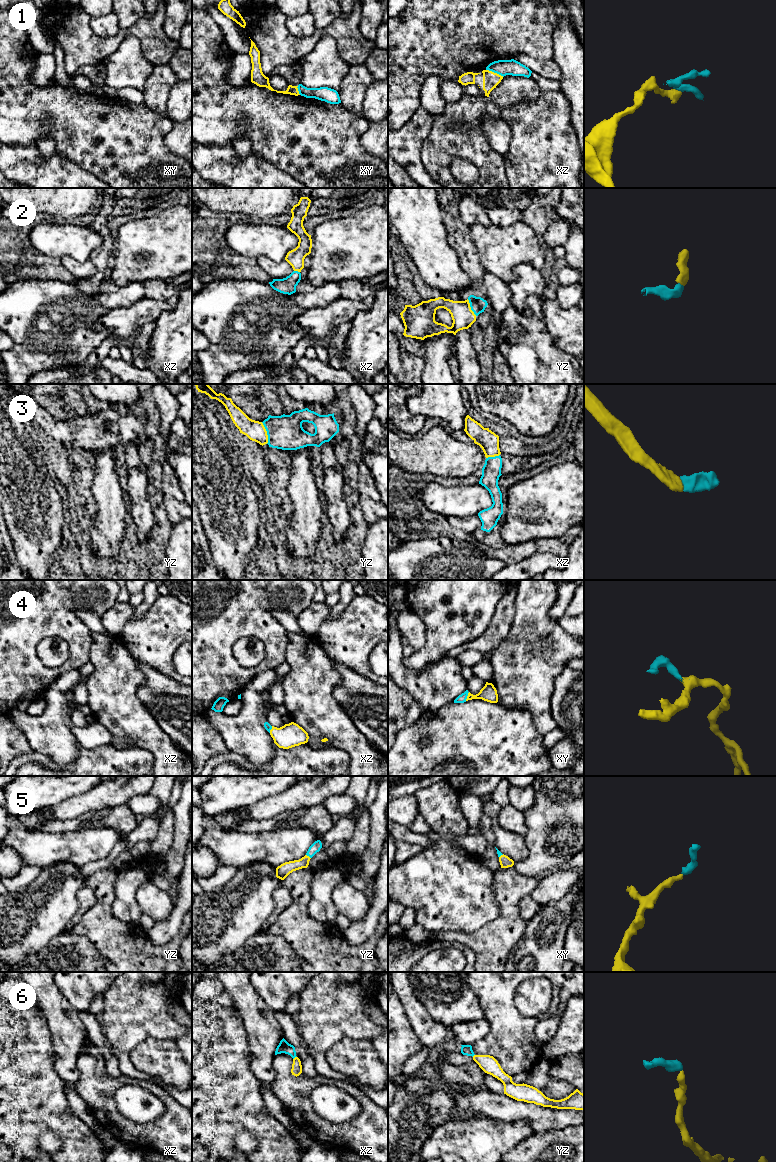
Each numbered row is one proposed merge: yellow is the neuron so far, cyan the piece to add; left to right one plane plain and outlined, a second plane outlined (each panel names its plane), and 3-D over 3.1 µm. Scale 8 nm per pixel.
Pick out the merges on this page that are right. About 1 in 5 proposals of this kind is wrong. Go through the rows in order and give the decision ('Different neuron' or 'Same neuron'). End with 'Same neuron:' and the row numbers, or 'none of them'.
1: Different neuron
2: Same neuron
3: Same neuron
4: Same neuron
5: Same neuron
6: Same neuron
Same neuron: 2, 3, 4, 5, 6

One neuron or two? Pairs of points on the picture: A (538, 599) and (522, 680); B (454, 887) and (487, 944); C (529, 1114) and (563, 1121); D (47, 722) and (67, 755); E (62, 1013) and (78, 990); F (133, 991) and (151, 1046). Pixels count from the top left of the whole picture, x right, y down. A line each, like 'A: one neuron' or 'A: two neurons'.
A: one neuron
B: two neurons
C: one neuron
D: one neuron
E: two neurons
F: two neurons

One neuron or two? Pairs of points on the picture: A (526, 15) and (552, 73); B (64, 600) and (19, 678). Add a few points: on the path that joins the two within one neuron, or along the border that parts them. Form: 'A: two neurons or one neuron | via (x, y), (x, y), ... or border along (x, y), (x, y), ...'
A: two neurons | border along (523, 54), (528, 54), (538, 59), (552, 58)
B: one neuron | via (45, 619), (19, 645), (19, 659)

